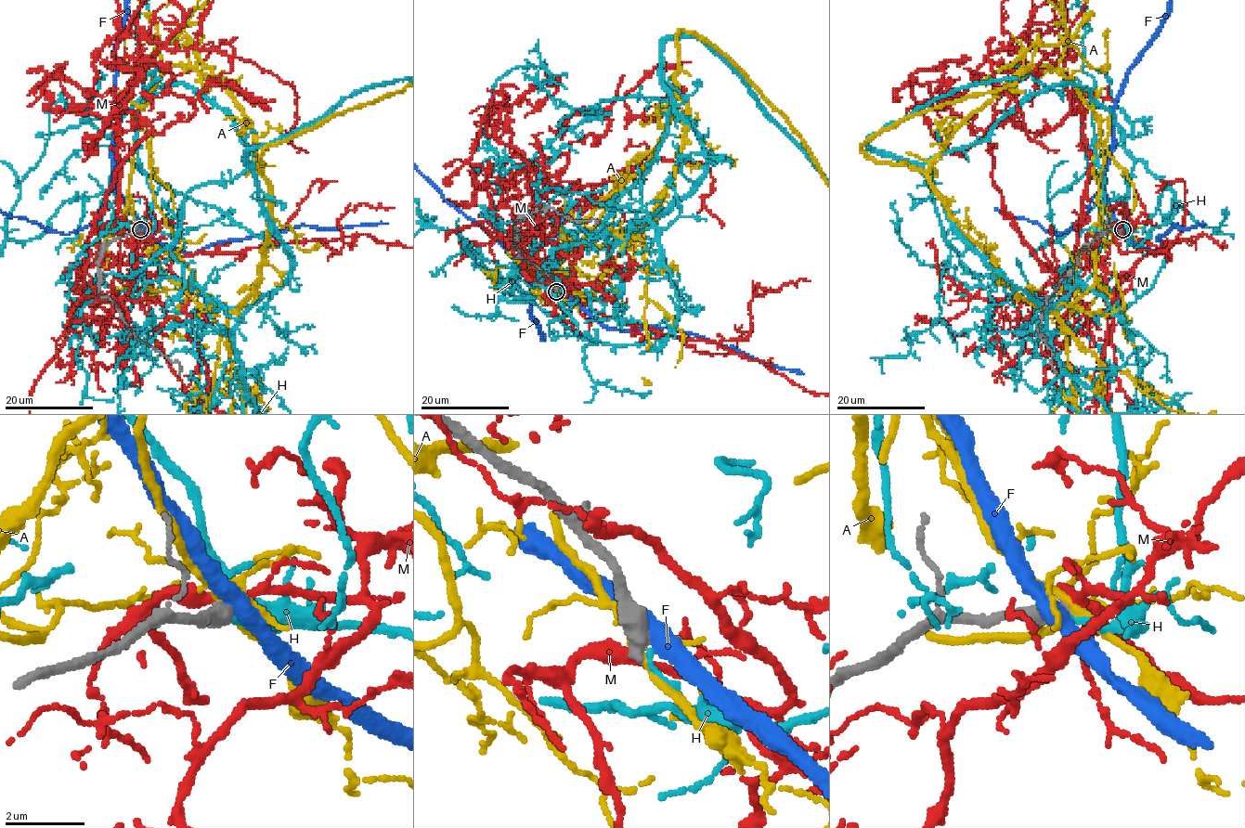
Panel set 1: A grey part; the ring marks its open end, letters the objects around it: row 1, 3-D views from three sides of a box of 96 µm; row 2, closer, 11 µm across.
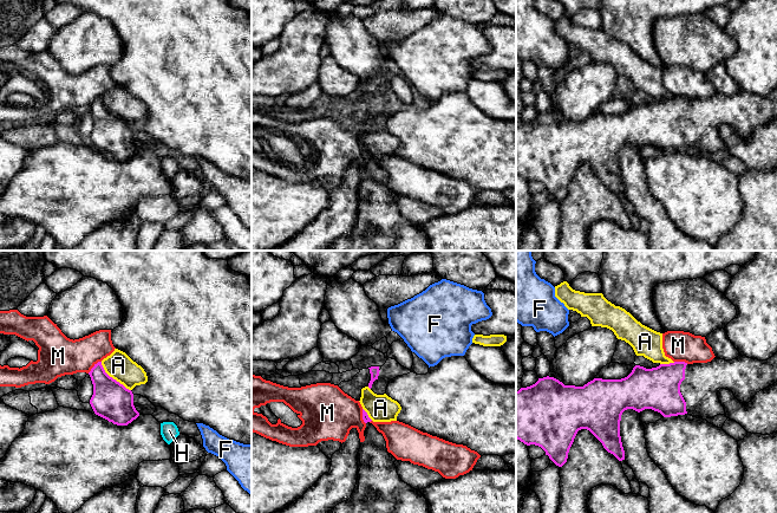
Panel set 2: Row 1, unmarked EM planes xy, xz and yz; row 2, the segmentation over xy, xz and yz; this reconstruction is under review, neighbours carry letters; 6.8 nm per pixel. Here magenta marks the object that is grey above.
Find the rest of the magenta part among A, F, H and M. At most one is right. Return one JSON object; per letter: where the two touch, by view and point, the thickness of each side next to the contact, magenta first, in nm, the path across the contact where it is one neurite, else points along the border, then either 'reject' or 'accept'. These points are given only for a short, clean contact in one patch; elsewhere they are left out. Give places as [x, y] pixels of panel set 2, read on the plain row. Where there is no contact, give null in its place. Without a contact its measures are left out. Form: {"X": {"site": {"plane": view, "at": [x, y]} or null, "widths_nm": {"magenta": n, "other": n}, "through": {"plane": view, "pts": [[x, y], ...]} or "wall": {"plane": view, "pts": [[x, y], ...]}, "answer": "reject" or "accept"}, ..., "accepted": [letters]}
{"A": {"site": {"plane": "xy", "at": [112, 114]}, "widths_nm": {"magenta": 260, "other": 190}, "answer": "reject"}, "F": {"site": null, "answer": "reject"}, "H": {"site": null, "answer": "reject"}, "M": {"site": {"plane": "xy", "at": [93, 102]}, "widths_nm": {"magenta": 240, "other": 260}, "wall": {"plane": "xy", "pts": [[100, 96], [87, 108]]}, "answer": "reject"}, "accepted": []}

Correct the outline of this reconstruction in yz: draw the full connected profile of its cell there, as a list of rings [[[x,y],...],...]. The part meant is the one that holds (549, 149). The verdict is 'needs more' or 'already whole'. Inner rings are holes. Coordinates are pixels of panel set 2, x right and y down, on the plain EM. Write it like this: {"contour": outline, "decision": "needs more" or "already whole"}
{"contour": [[[777,87],[768,96],[752,95],[746,91],[738,91],[732,96],[713,93],[707,98],[687,99],[674,97],[660,99],[657,103],[646,104],[635,100],[632,108],[621,115],[594,113],[583,122],[564,121],[554,112],[543,112],[527,123],[516,126],[516,174],[527,181],[535,180],[541,182],[546,190],[559,202],[562,202],[568,194],[569,184],[579,165],[589,165],[619,196],[625,195],[625,186],[620,171],[621,150],[627,144],[638,148],[652,144],[660,148],[664,152],[678,150],[699,151],[703,155],[712,154],[717,150],[725,150],[718,126],[726,124],[733,128],[734,132],[743,139],[747,139],[752,132],[777,117]]], "decision": "needs more"}

